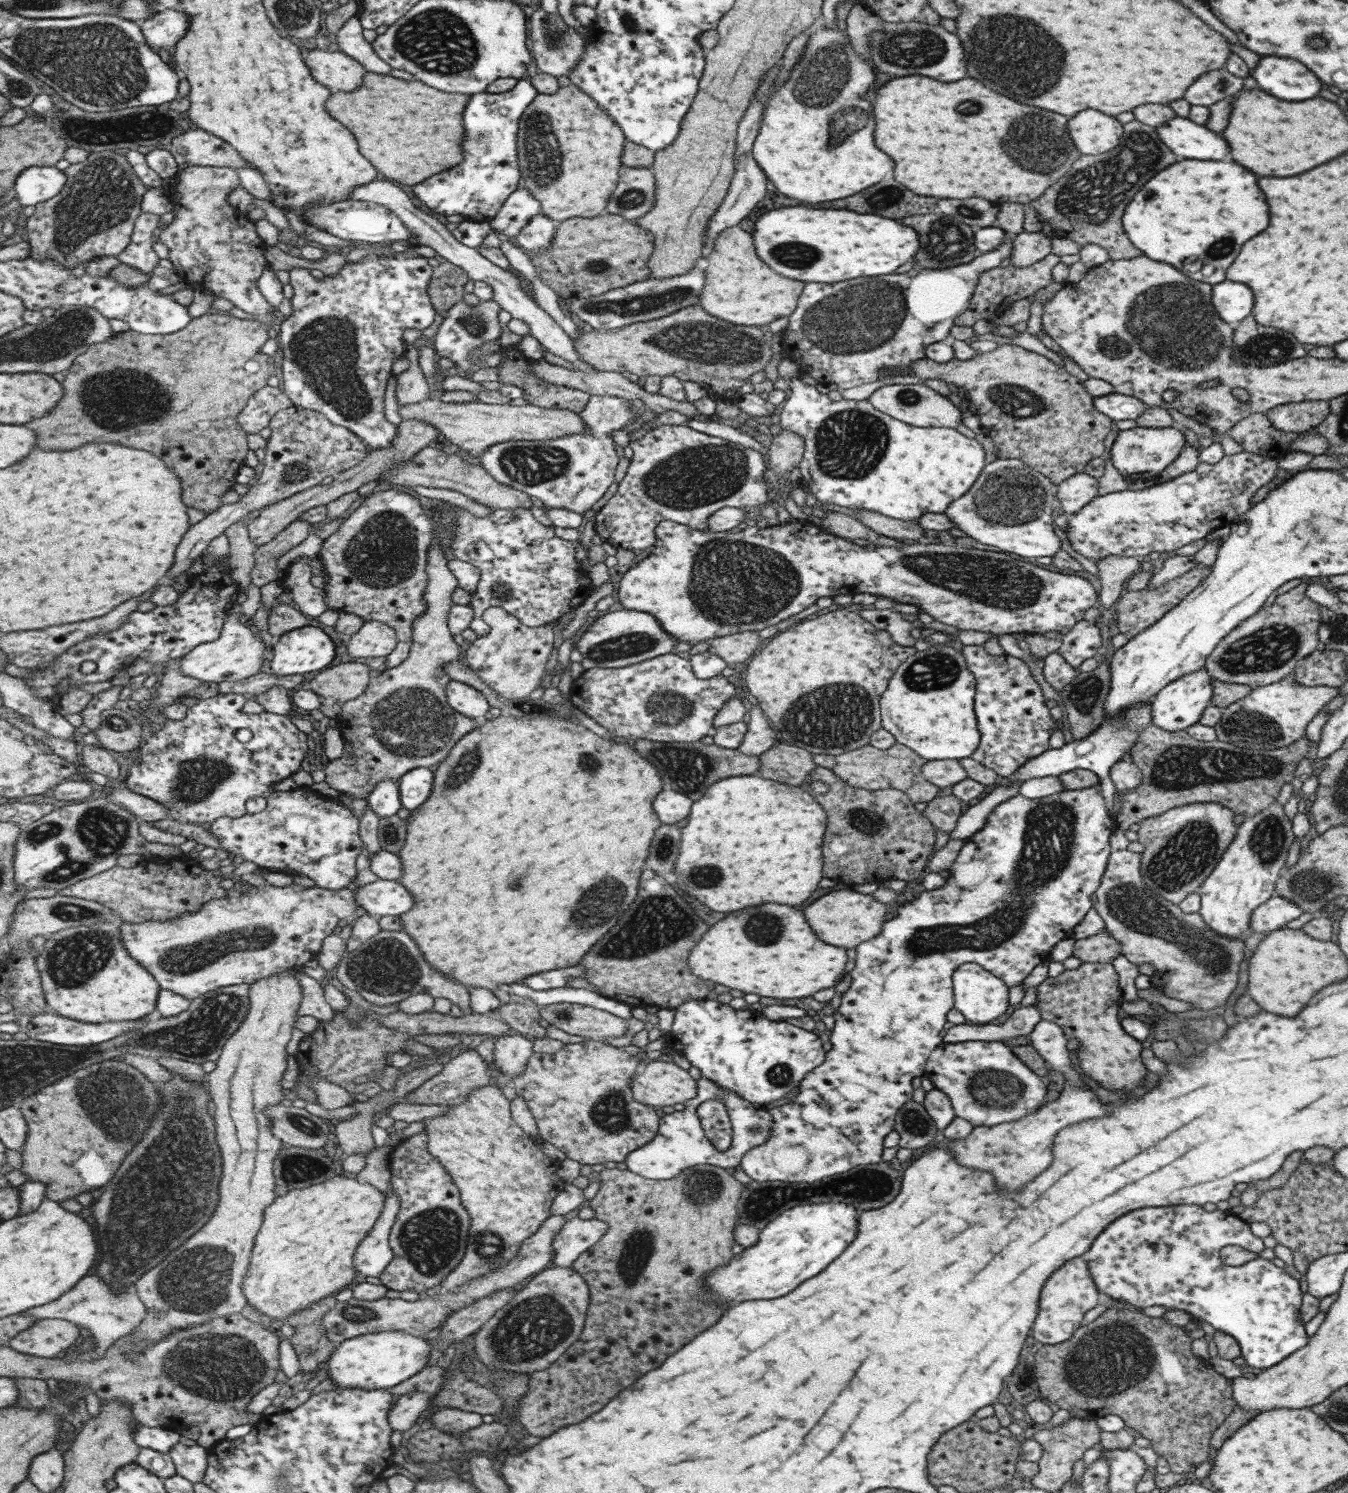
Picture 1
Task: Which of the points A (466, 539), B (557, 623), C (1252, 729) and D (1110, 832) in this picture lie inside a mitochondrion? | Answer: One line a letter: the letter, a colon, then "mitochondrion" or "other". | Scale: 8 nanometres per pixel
A: other
B: other
C: mitochondrion
D: other

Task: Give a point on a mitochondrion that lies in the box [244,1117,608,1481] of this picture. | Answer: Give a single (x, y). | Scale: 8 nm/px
(531, 1329)

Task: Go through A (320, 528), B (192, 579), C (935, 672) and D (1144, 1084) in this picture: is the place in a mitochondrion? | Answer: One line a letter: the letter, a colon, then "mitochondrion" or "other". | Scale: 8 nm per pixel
A: other
B: other
C: mitochondrion
D: other

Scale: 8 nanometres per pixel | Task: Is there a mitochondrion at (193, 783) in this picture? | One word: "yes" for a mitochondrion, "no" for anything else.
yes

